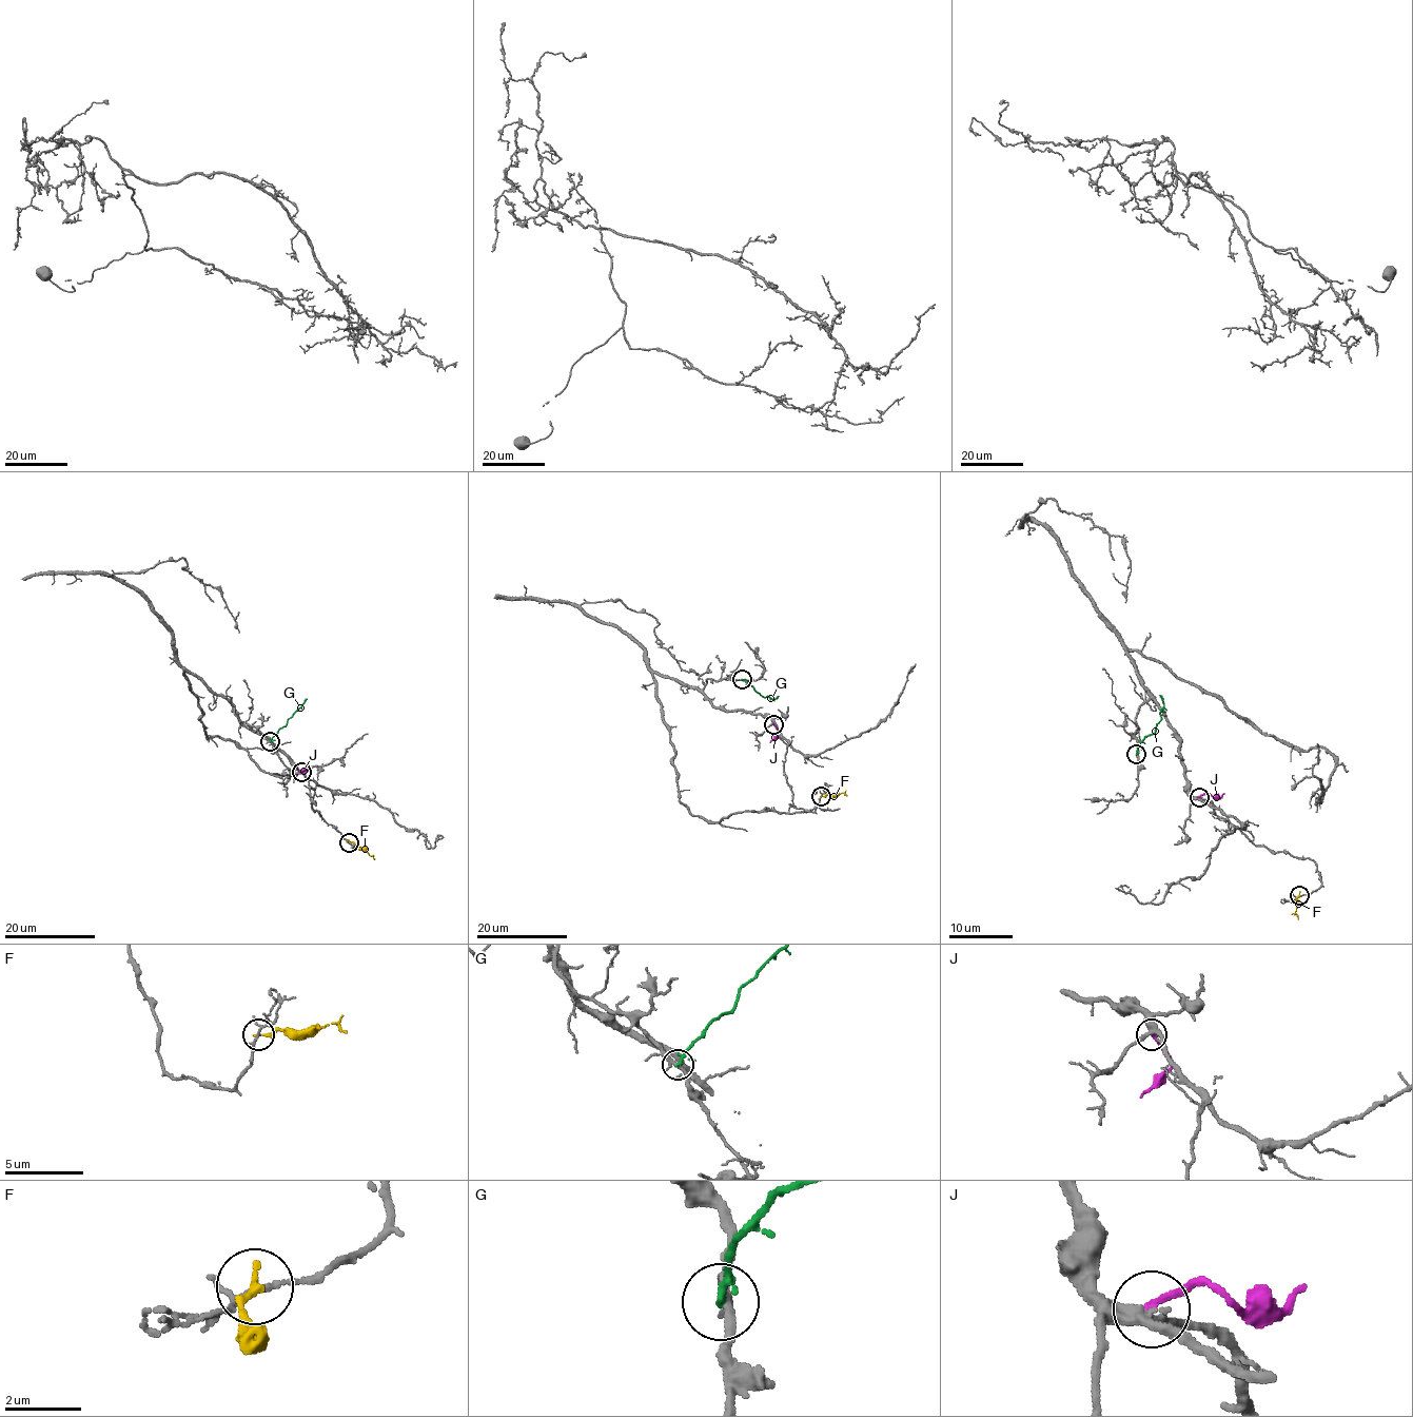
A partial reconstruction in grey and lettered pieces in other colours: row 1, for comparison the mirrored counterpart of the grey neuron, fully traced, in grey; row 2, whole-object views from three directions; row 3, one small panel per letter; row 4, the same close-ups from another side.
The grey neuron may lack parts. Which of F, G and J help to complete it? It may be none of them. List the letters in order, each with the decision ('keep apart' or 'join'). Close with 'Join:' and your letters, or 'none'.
F: keep apart
G: keep apart
J: keep apart
Join: none

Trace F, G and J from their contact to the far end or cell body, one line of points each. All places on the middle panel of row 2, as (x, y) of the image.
F: (821, 796), (847, 795)
G: (742, 679), (763, 696), (774, 699), (778, 695)
J: (773, 723), (779, 733), (770, 741)

